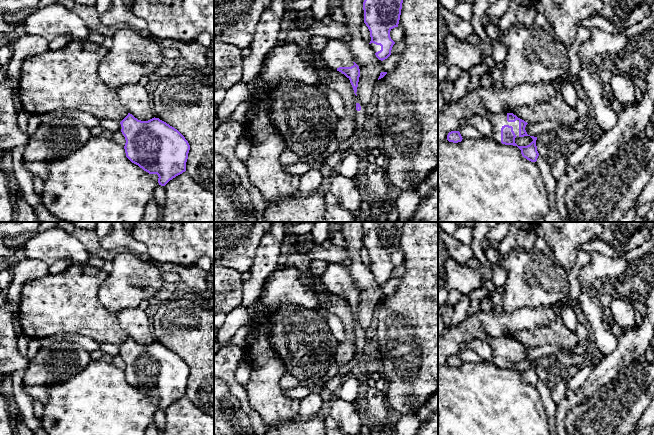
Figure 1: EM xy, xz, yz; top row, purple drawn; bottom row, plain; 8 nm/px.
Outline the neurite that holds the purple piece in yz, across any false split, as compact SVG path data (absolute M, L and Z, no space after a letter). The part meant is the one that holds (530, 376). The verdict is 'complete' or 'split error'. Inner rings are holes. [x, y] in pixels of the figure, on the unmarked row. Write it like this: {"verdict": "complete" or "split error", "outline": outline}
{"verdict": "split error", "outline": "M496 337L490 342L493 349L492 359L488 362L505 369L517 370L524 382L536 386L539 380L536 370L537 361L527 358L525 351L528 348L513 337ZM530 360L533 365L527 370L518 370L515 367L516 361Z"}

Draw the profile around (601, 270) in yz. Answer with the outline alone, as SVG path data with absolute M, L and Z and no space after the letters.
M591 252L591 260L579 271L581 293L579 303L587 317L595 358L585 366L574 369L567 383L567 392L579 389L601 360L617 347L617 338L603 318L603 308L594 297L598 285L607 285L629 273L629 263L618 257Z

